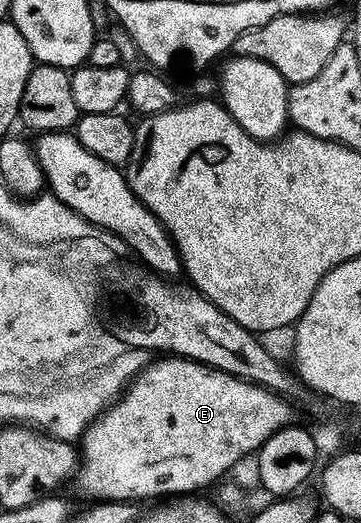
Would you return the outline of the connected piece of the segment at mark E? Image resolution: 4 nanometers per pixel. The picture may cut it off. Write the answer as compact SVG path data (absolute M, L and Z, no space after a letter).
M166 355L154 360L129 380L116 401L94 417L80 437L80 464L75 481L78 490L85 496L93 496L89 498L94 501L141 502L144 496L173 498L178 494L200 493L200 488L216 485L224 472L231 471L240 462L241 456L256 453L278 428L287 428L294 423L294 405L260 384L240 380L238 376L208 368L198 360L187 360L184 356Z

